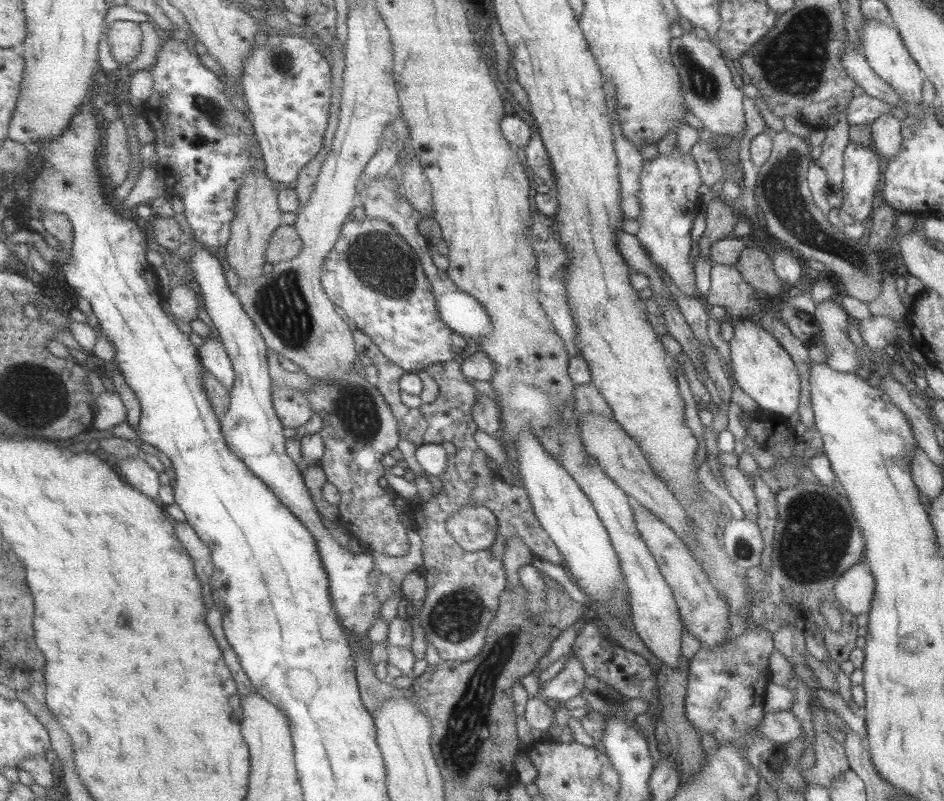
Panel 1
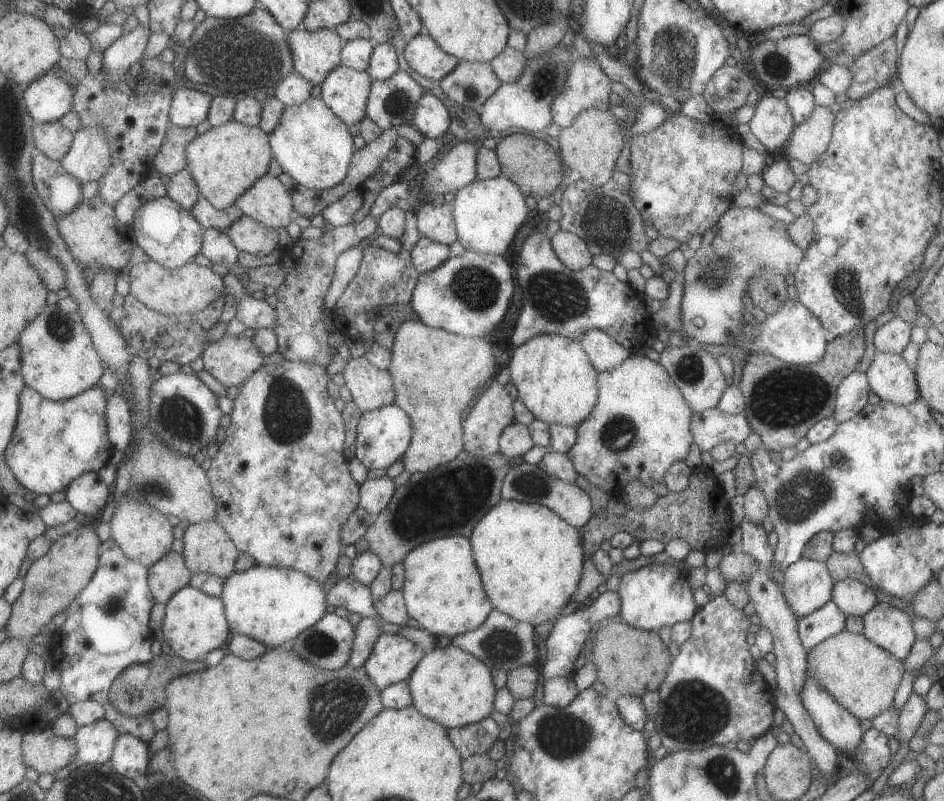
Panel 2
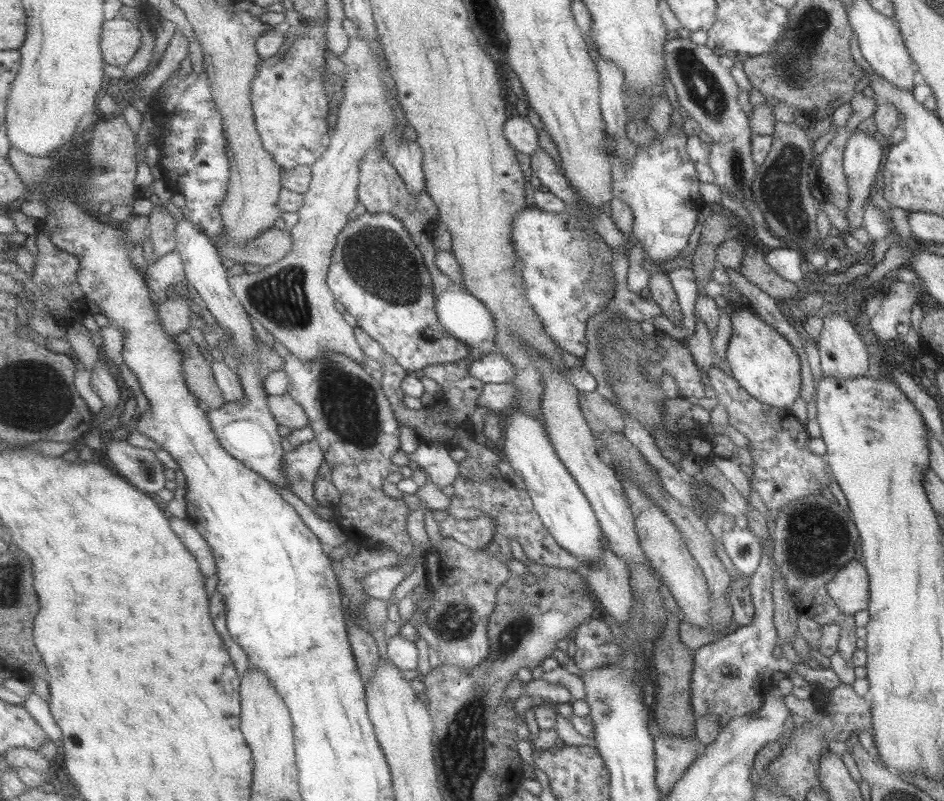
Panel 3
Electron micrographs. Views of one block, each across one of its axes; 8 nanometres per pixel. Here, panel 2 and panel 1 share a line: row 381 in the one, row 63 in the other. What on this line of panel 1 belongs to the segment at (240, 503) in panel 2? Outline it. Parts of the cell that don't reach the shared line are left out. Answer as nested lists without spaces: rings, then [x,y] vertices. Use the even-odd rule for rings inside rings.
[[[290,35],[282,38],[270,37],[270,42],[263,47],[256,44],[253,55],[245,65],[242,82],[250,106],[250,117],[253,119],[253,128],[267,163],[265,171],[279,192],[297,181],[302,168],[311,160],[315,160],[325,146],[325,132],[327,132],[329,110],[333,100],[333,74],[328,61],[328,56],[321,54],[313,42],[305,44],[305,38],[300,35]]]

